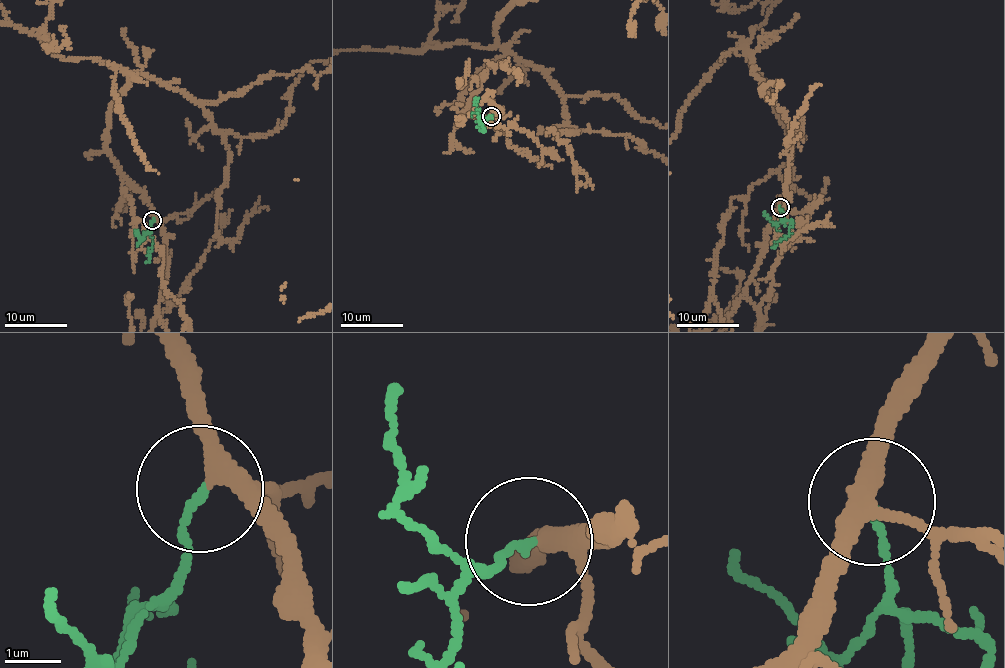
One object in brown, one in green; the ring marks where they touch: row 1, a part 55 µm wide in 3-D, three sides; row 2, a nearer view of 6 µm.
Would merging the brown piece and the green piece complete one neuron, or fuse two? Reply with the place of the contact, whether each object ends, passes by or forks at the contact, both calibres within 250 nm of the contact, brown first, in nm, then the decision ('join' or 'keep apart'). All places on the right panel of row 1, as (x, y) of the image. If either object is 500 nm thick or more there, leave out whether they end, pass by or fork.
(780, 207) | brown forks | green ends | 260/130 nm | join

